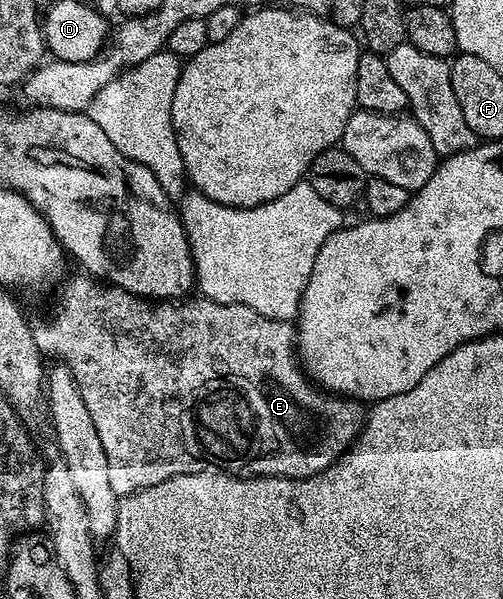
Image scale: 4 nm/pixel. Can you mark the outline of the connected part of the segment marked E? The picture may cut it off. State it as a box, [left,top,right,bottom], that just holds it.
[33,274,367,498]

